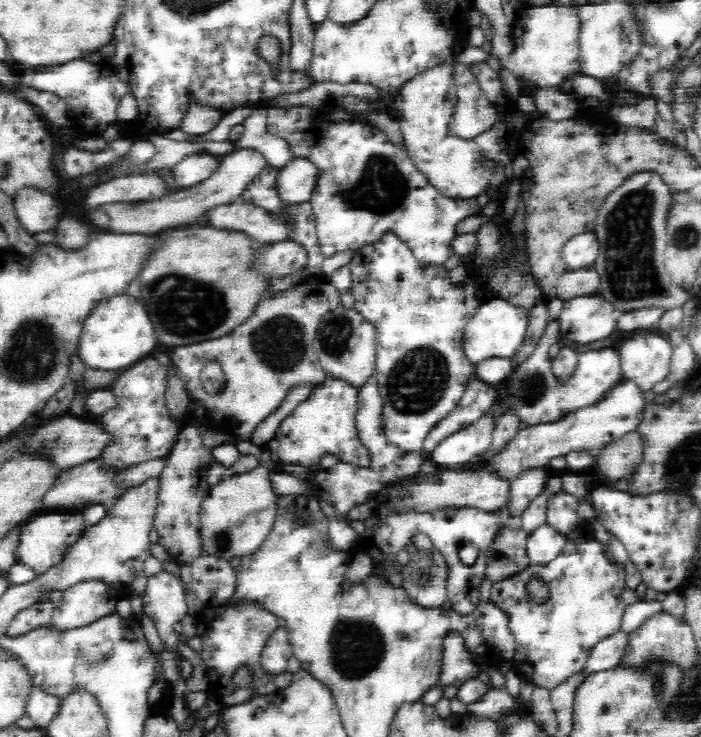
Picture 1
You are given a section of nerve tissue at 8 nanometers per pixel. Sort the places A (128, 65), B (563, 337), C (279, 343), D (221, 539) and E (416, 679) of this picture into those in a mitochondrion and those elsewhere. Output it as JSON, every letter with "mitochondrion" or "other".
{"A":"other","B":"other","C":"mitochondrion","D":"mitochondrion","E":"other"}

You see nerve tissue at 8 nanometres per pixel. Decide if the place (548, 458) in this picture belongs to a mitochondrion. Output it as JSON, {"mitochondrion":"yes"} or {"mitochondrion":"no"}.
{"mitochondrion":"no"}

